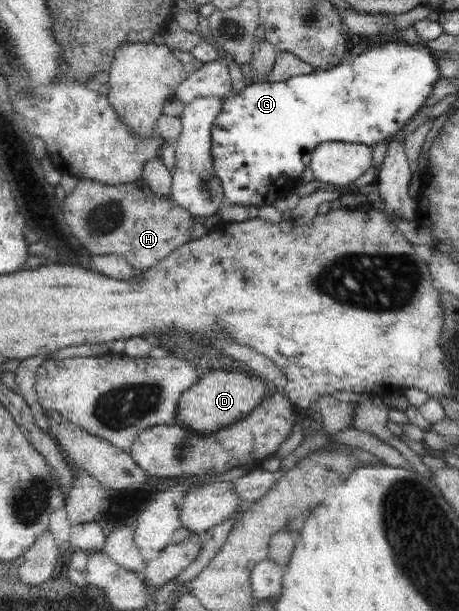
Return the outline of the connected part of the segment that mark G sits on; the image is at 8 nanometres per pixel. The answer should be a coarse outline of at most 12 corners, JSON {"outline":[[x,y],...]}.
{"outline":[[431,49],[249,84],[222,101],[225,199],[271,207],[321,143],[401,130],[441,78]]}

